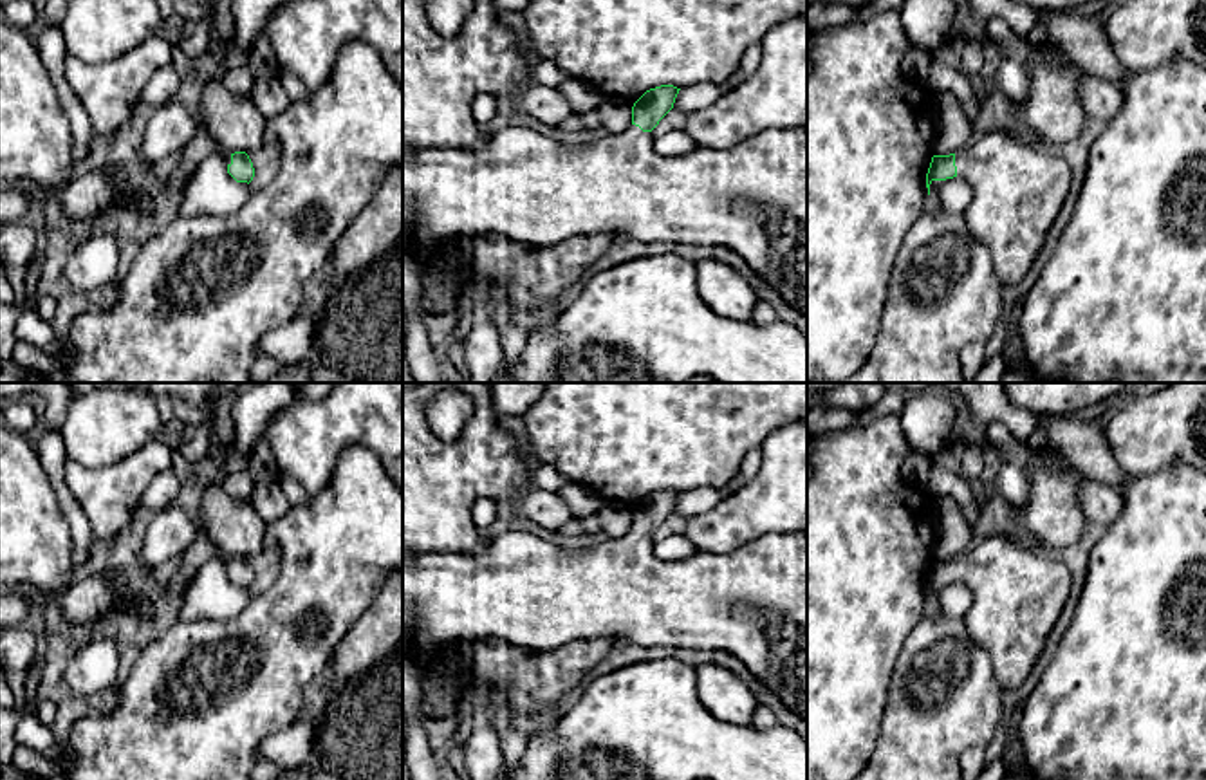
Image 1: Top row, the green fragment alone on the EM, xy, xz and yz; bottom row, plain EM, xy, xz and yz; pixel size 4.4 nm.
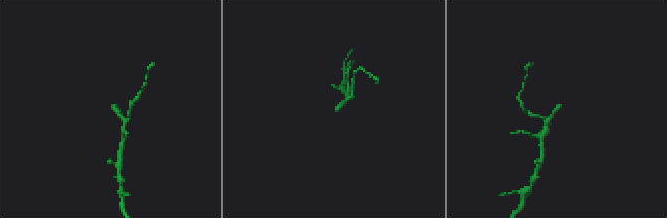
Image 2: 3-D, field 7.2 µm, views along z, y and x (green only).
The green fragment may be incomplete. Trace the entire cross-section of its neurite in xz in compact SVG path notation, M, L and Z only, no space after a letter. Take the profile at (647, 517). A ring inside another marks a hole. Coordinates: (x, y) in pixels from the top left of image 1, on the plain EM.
M661 489L646 495L632 511L632 529L619 540L608 540L592 549L565 549L549 543L529 533L506 533L495 538L486 538L486 545L478 554L460 552L403 552L403 608L413 614L417 625L417 650L433 652L439 643L451 641L480 641L498 639L507 645L531 650L551 652L571 648L576 643L596 637L608 637L614 643L625 641L645 648L690 648L697 652L728 652L735 655L782 704L807 720L807 533L775 533L749 542L737 551L724 554L695 552L690 558L666 562L654 552L652 534L673 513L681 493Z

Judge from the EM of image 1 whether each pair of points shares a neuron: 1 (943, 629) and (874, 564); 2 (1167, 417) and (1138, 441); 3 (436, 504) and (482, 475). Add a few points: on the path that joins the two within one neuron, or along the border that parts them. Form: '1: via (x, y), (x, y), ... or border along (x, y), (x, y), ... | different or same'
1: border along (930, 603), (901, 647) | different
2: via (1159, 425), (1145, 434) | same
3: via (446, 493), (464, 475), (472, 475) | same

